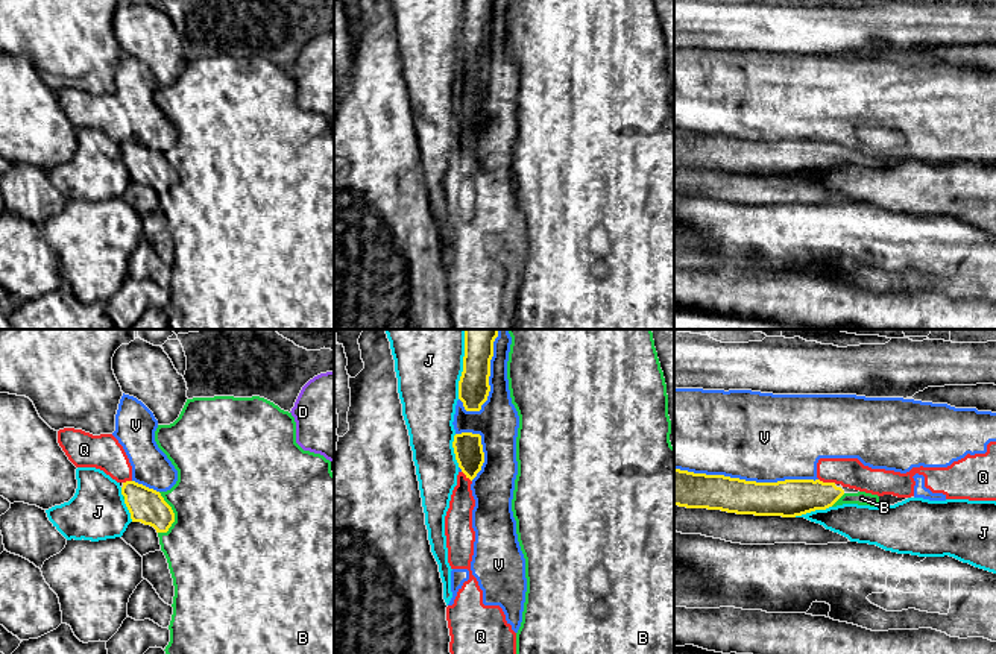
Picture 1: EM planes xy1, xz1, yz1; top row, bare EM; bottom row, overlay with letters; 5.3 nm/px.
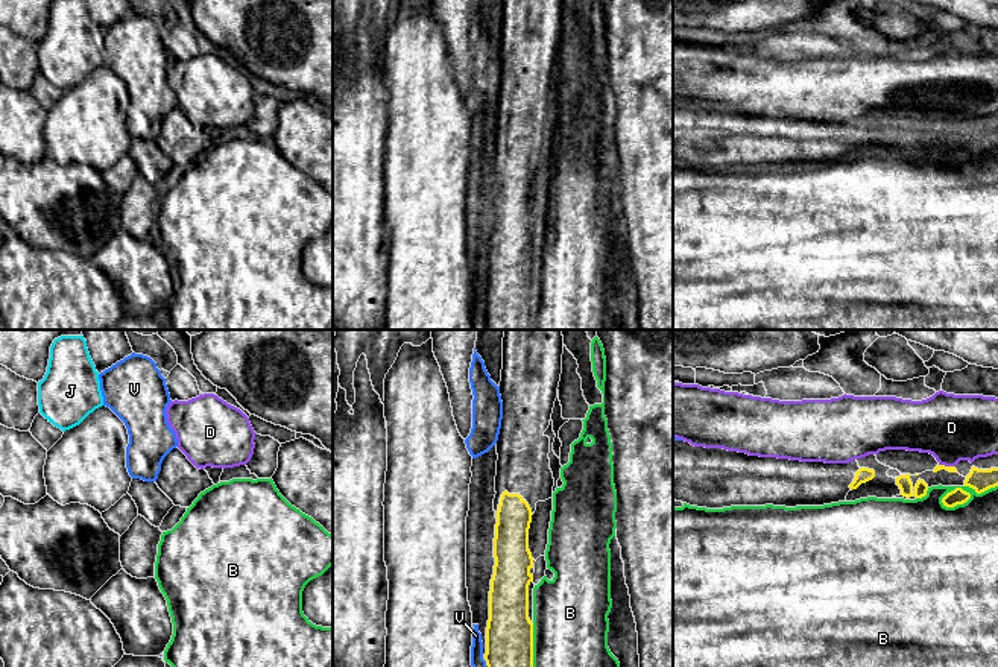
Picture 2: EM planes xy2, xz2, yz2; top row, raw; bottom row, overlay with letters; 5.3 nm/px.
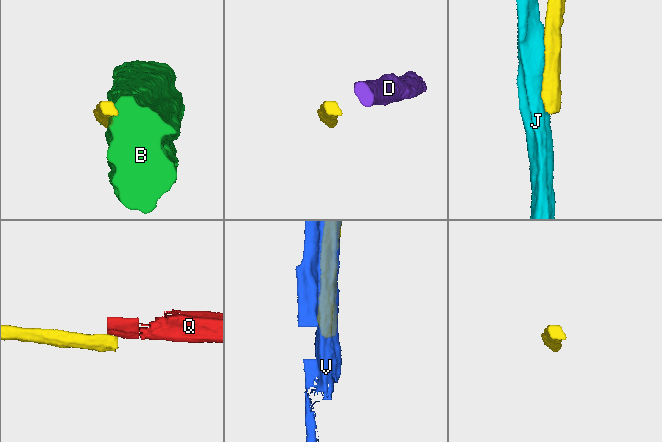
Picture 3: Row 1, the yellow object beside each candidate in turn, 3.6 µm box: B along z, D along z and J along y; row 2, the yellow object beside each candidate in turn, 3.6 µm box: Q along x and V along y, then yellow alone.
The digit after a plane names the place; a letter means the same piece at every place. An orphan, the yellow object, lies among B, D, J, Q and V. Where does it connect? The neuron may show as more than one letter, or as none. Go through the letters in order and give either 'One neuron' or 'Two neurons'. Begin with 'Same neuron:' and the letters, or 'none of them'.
Same neuron: none of them
B: Two neurons
D: Two neurons
J: Two neurons
Q: Two neurons
V: Two neurons

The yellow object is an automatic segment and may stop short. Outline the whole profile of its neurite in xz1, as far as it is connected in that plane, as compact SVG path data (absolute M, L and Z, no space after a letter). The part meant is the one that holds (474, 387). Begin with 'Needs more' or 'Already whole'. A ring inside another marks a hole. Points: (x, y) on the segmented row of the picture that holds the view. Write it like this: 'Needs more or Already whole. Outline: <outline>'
Already whole. Outline: M465 329L463 372L459 381L459 399L466 411L480 411L487 401L490 360L498 329Z

